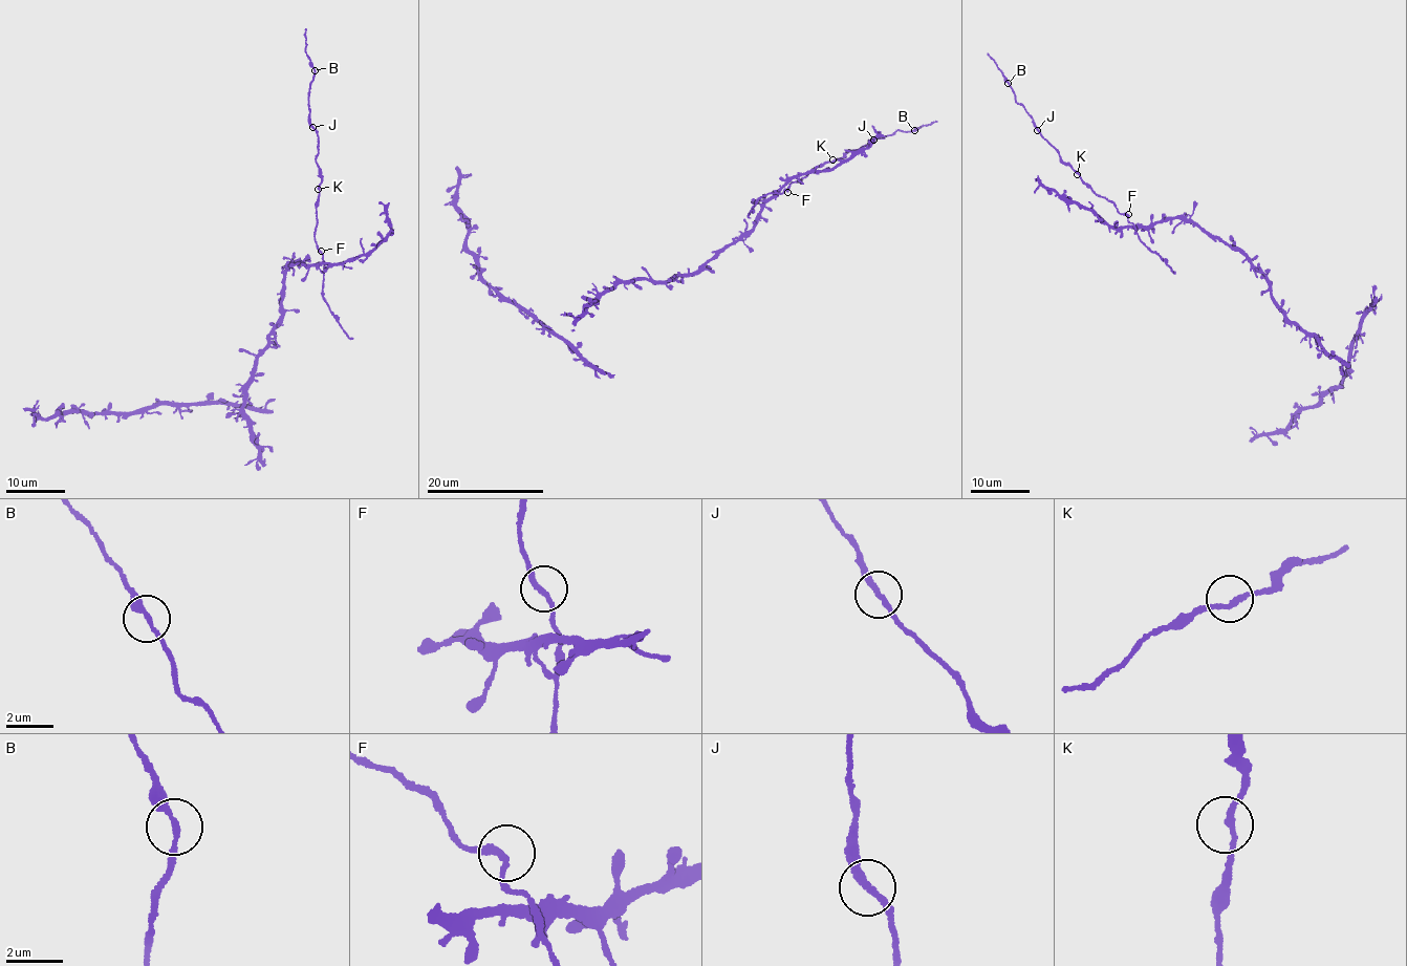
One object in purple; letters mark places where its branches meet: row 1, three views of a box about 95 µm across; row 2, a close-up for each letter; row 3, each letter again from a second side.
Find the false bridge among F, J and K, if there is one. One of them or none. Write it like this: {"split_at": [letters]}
{"split_at": []}

